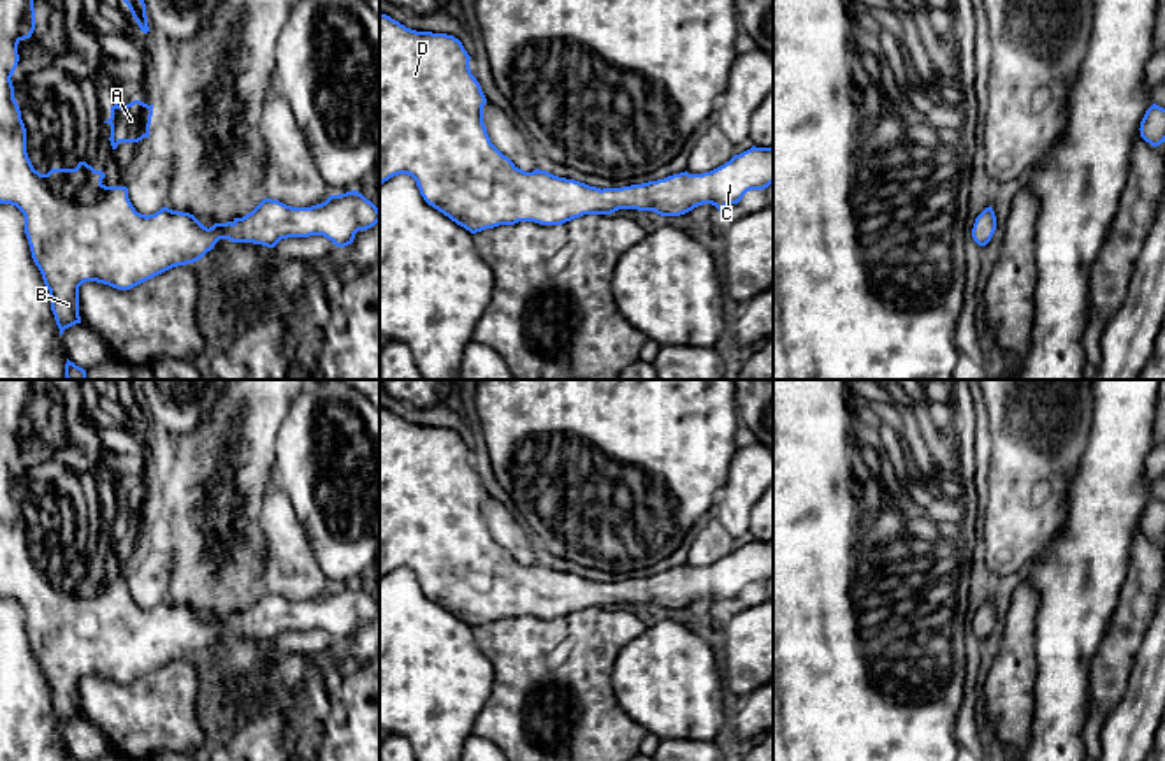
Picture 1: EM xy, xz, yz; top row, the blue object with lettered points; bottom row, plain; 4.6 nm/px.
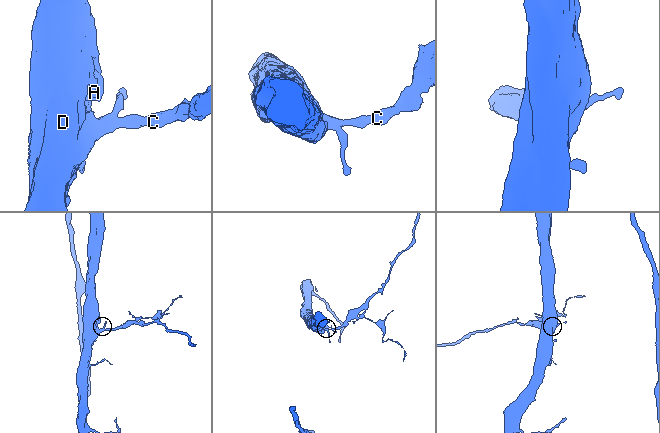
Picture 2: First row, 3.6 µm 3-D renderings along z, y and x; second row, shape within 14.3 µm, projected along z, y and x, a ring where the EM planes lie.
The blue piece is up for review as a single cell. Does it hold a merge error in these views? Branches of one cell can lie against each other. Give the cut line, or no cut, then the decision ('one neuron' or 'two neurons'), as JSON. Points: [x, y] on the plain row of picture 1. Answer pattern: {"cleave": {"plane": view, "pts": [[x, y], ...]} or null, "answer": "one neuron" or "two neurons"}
{"cleave": null, "answer": "one neuron"}

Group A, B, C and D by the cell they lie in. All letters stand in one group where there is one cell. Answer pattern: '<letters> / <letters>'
A B C D

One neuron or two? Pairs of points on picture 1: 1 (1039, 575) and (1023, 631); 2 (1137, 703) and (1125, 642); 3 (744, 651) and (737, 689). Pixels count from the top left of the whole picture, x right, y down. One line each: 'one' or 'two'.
1: two
2: two
3: one

